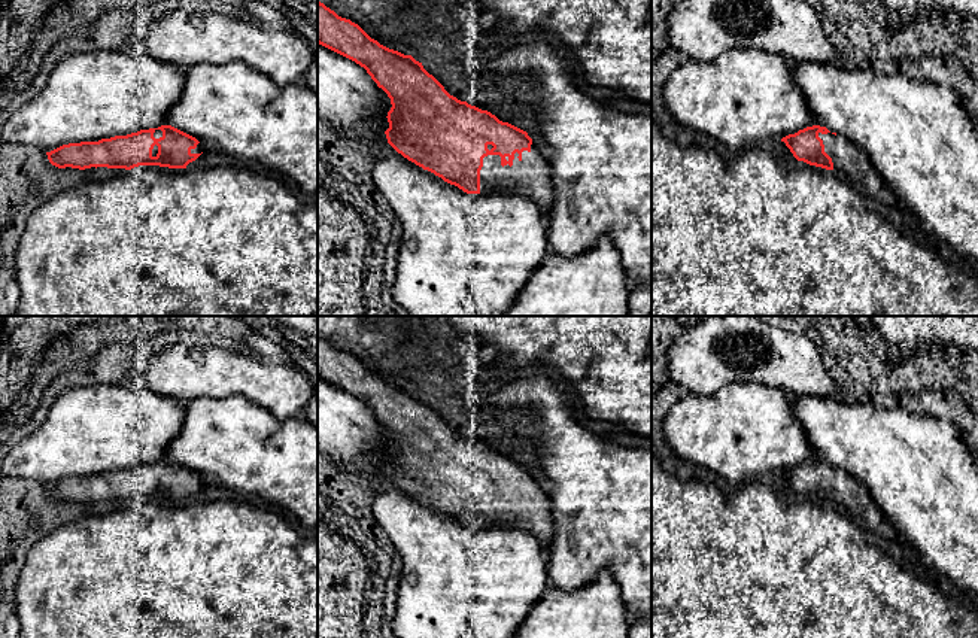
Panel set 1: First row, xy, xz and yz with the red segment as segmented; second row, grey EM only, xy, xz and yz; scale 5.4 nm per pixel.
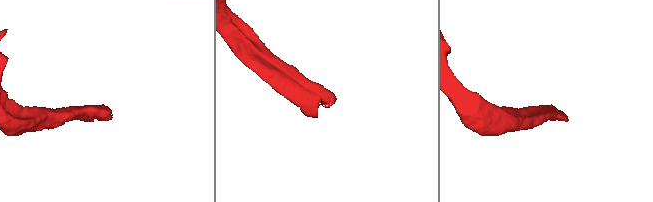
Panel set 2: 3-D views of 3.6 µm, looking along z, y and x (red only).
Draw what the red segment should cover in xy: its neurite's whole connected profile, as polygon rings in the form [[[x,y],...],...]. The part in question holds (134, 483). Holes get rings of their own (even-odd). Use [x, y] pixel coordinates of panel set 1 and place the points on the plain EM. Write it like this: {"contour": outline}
{"contour": [[[171,461],[140,464],[127,470],[115,470],[98,476],[63,478],[46,486],[58,502],[125,502],[160,499],[186,502],[206,481],[192,470]]]}

